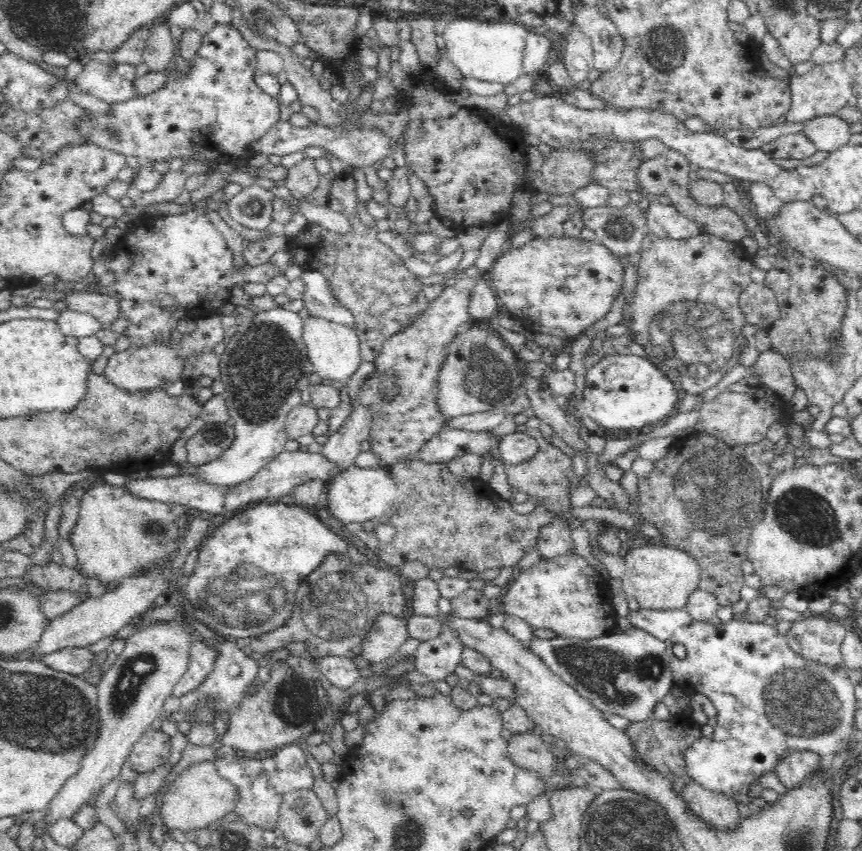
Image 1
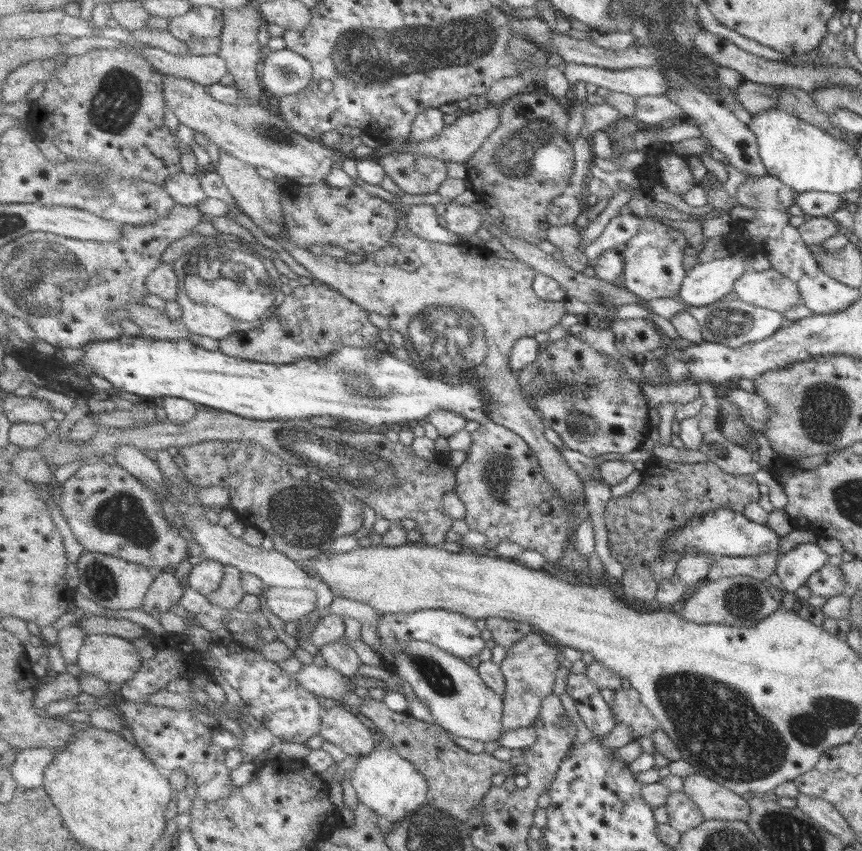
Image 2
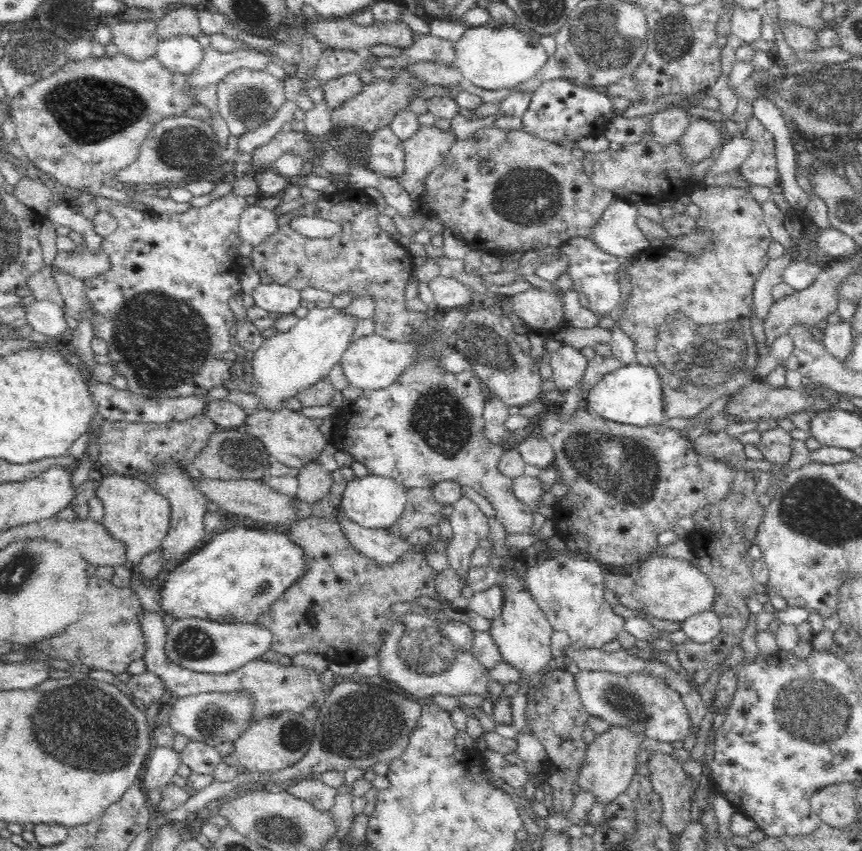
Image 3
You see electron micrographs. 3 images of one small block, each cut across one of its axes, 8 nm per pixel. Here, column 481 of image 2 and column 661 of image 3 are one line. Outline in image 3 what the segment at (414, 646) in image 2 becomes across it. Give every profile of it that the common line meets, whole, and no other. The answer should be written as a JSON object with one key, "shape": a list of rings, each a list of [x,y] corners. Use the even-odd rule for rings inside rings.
{"shape":[[[576,670],[573,674],[573,683],[578,693],[580,704],[589,716],[594,716],[609,727],[624,729],[638,737],[661,742],[674,743],[683,741],[690,732],[690,718],[682,700],[682,694],[673,685],[673,682],[665,676],[659,676],[657,672],[647,670],[634,670],[630,674],[619,674],[613,670]]]}

